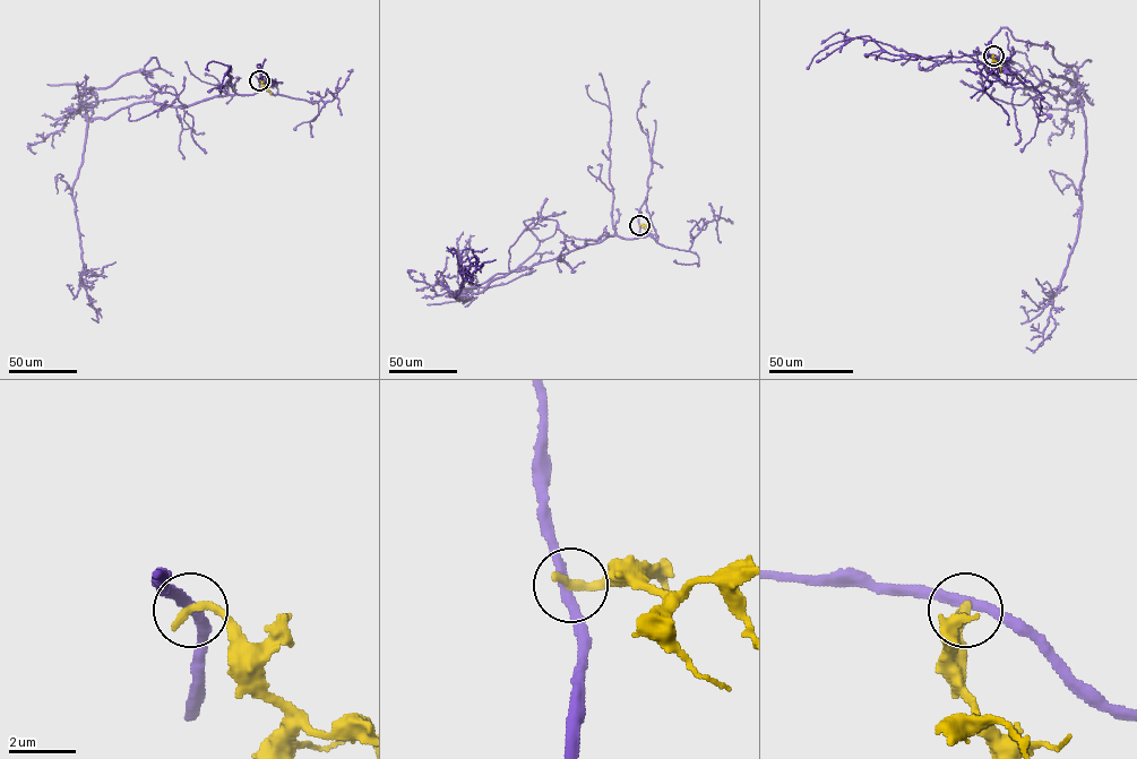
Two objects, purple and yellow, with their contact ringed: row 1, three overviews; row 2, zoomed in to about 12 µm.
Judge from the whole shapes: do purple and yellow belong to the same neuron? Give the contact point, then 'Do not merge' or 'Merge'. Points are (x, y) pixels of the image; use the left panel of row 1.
Place: (259, 80). Do not merge

